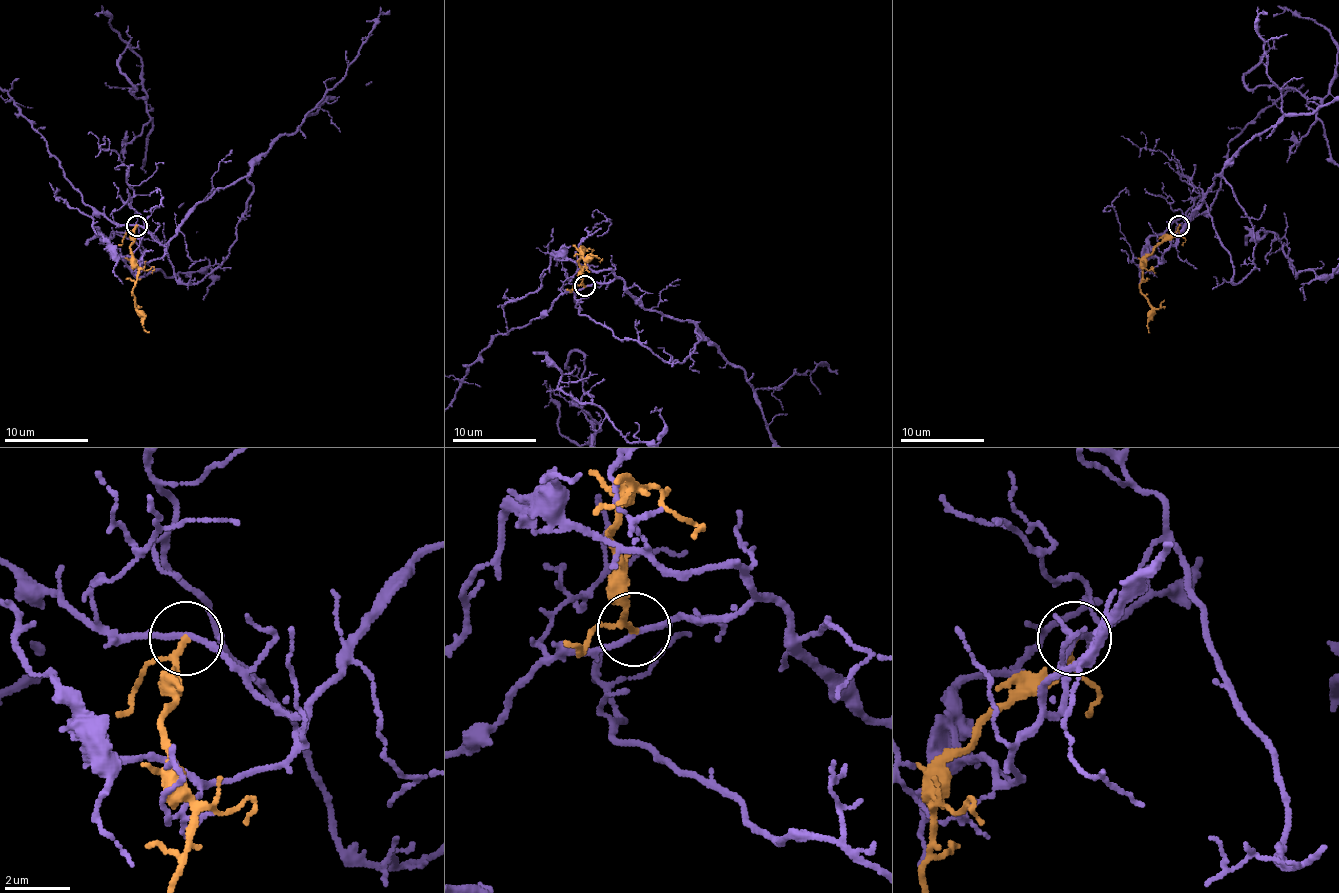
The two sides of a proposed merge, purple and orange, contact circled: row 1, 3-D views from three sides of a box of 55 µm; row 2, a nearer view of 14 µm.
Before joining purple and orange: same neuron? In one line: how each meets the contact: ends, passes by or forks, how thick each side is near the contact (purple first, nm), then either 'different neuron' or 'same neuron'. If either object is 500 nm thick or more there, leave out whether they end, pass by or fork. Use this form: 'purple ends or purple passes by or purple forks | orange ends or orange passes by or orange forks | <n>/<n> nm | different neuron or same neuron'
purple passes by | orange passes by | 170/140 nm | different neuron

